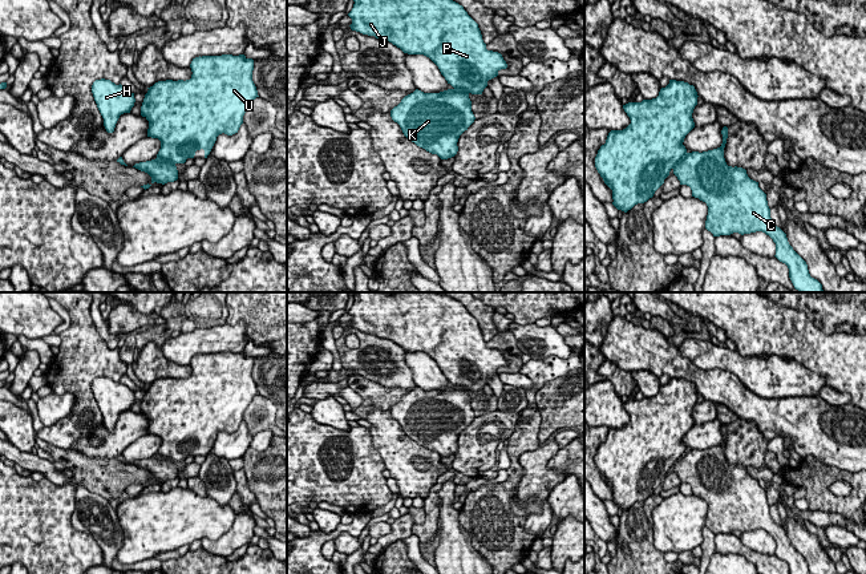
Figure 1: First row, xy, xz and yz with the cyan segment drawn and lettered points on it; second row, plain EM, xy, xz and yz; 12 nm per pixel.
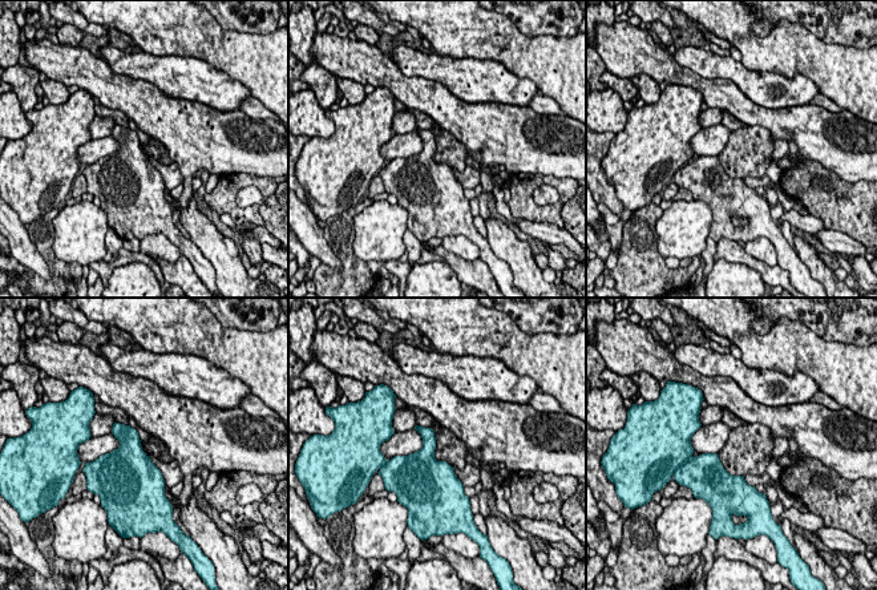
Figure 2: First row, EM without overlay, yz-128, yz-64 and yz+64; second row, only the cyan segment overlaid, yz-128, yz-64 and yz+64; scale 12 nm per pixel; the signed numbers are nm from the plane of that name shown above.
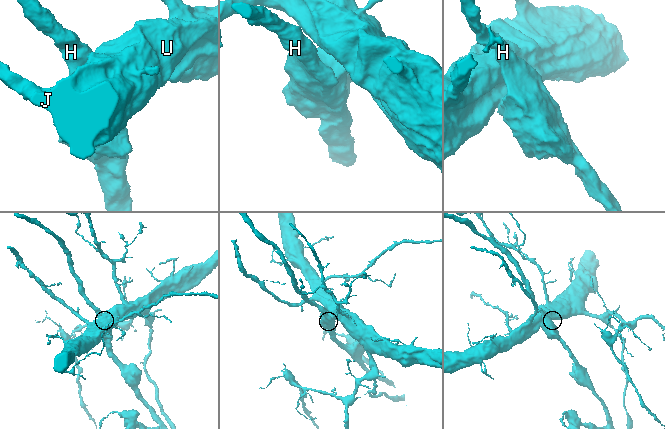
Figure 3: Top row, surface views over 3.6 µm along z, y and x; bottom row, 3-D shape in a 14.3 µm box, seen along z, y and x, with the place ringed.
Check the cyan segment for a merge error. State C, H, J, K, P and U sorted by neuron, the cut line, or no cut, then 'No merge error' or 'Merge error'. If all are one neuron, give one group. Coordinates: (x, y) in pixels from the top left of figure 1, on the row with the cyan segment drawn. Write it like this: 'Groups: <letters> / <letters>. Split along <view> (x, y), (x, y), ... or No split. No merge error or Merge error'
Groups: C H J K P U. No split. No merge error

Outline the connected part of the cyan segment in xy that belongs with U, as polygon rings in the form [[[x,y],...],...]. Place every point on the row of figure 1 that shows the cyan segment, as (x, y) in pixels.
[[[222,54],[222,56],[199,56],[193,58],[191,64],[191,78],[190,80],[178,80],[178,81],[173,81],[173,80],[166,80],[166,81],[158,81],[155,82],[153,86],[147,88],[147,93],[145,94],[142,106],[141,106],[141,116],[145,117],[149,121],[149,129],[147,129],[147,137],[151,138],[158,138],[161,141],[161,149],[157,154],[155,159],[151,161],[146,161],[146,162],[139,162],[135,163],[133,167],[147,173],[151,177],[151,183],[149,185],[143,185],[141,187],[143,187],[145,190],[149,189],[154,182],[157,183],[167,183],[167,182],[174,182],[178,179],[178,170],[177,170],[177,163],[185,163],[187,158],[194,158],[195,151],[203,149],[205,150],[205,158],[207,158],[207,155],[210,154],[216,137],[222,133],[227,134],[227,136],[232,136],[235,133],[238,133],[240,125],[243,124],[243,116],[246,113],[246,110],[248,109],[248,106],[252,104],[252,101],[259,97],[258,96],[258,90],[256,86],[252,81],[252,70],[254,70],[254,60],[252,58],[247,58],[244,54],[239,54],[239,56],[232,56],[232,54]]]

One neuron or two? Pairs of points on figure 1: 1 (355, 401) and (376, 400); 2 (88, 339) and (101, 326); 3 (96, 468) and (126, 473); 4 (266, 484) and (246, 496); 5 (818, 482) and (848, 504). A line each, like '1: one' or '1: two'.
1: two
2: two
3: one
4: two
5: one

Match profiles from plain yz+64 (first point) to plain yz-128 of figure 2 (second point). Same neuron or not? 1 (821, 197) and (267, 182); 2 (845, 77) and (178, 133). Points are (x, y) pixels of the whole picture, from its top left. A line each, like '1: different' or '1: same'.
1: same
2: different

